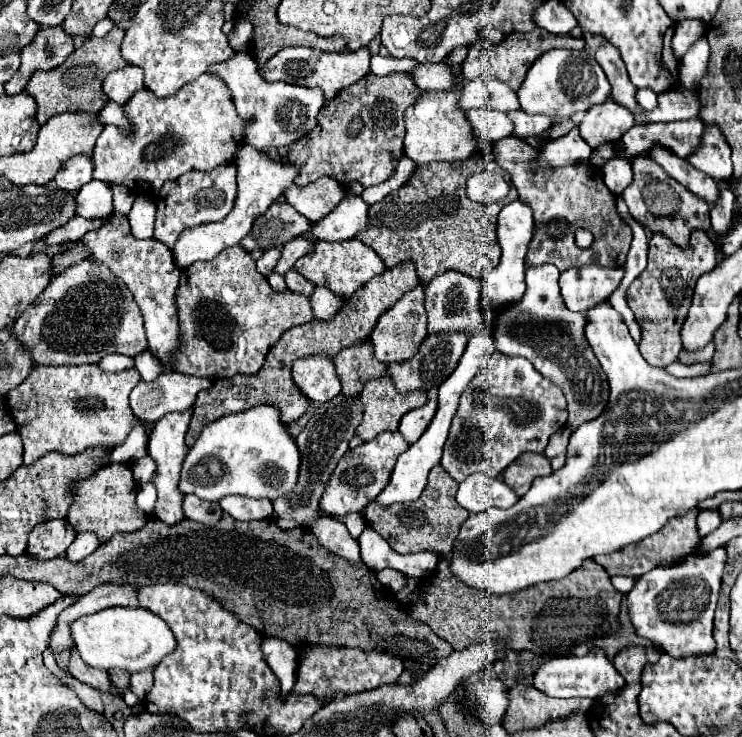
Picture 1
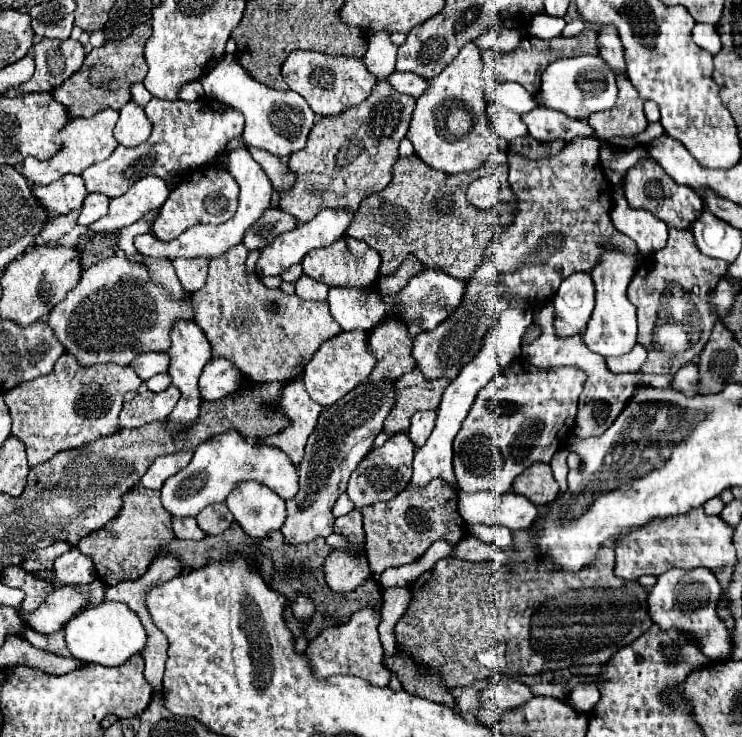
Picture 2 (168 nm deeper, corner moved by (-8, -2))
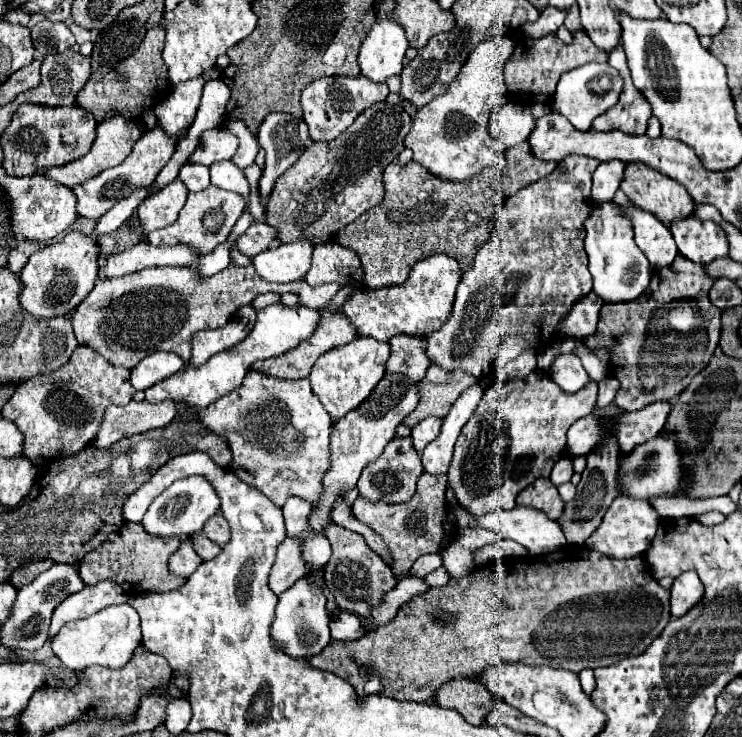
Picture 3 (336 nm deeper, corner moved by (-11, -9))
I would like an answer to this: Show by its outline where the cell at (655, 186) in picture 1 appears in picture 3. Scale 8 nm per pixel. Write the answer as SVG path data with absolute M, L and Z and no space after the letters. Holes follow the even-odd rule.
M631 162L625 168L625 178L621 182L621 190L627 194L627 198L631 200L631 204L643 208L645 212L651 212L655 216L659 216L661 222L675 222L675 220L683 220L689 218L695 210L695 202L689 196L689 192L685 188L681 188L675 180L667 178L665 174L649 168L647 164L641 162Z

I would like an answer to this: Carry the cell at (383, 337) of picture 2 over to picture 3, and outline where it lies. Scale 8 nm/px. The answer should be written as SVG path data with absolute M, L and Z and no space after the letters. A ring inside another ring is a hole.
M399 334L389 340L389 346L391 346L391 356L387 360L387 372L405 374L413 382L423 380L431 364L429 358L425 356L425 338Z

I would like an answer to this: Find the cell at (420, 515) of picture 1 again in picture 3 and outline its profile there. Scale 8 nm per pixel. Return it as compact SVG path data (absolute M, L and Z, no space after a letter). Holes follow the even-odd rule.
M423 472L419 476L415 496L403 504L369 502L361 496L355 500L353 504L355 518L367 524L369 528L375 528L375 532L383 536L383 542L387 544L387 550L391 552L391 572L395 574L395 578L407 576L413 562L419 556L441 552L445 546L449 546L459 536L457 526L449 522L447 518L449 508L445 500L445 488L447 488L447 476L431 476Z

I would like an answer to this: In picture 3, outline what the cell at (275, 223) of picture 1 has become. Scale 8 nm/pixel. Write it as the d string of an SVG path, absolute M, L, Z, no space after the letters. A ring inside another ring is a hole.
M253 222L239 238L237 238L237 248L241 254L253 258L259 252L267 250L273 246L277 240L277 228L269 226L267 222Z

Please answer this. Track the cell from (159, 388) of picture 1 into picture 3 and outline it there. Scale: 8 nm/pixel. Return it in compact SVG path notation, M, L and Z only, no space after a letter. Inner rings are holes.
M175 400L159 404L151 402L129 402L127 406L111 406L105 412L105 420L93 442L97 448L111 448L121 438L147 432L151 428L167 426L177 414Z

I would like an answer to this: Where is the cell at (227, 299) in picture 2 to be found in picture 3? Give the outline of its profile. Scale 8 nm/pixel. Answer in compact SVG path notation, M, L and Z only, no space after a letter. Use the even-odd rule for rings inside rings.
M323 310L321 312L321 318L319 318L319 328L315 328L315 332L307 338L307 340L301 340L291 352L285 352L283 356L277 356L277 358L267 358L267 360L257 360L251 370L257 370L257 372L263 372L265 376L275 376L275 378L281 378L281 380L301 380L301 378L307 378L315 360L337 348L337 346L343 346L343 344L349 344L351 340L357 338L357 332L355 328L351 328L349 320L339 314L339 312L331 312L331 310Z

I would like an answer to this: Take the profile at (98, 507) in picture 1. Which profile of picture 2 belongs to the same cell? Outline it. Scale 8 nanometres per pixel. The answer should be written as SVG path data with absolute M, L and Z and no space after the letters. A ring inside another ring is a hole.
M144 487L128 491L124 495L124 509L120 515L114 517L114 521L110 521L104 529L92 533L92 537L84 537L84 541L78 543L78 551L92 559L96 573L106 587L114 587L122 581L136 581L142 577L156 555L172 541L172 517L160 509L158 495L158 491Z

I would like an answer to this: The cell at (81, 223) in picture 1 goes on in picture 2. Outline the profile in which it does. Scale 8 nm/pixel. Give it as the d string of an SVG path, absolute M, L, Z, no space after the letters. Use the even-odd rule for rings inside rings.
M142 177L128 189L128 193L112 199L108 215L92 223L90 229L94 233L114 233L138 221L144 213L162 207L166 199L168 189L162 177Z

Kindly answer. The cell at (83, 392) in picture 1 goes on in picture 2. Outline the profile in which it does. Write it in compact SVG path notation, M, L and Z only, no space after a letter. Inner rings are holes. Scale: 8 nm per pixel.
M64 353L50 375L20 383L2 395L12 415L12 435L26 445L28 463L44 463L60 451L76 449L84 443L108 437L118 431L118 413L124 395L140 387L140 379L132 367L116 363L82 367L74 355Z

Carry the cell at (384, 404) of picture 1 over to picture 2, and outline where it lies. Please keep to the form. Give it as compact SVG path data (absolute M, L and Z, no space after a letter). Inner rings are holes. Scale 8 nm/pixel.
M414 369L398 379L396 383L396 405L384 423L388 433L406 433L410 427L410 417L422 409L438 409L444 389L450 379L440 377L428 381L420 369Z

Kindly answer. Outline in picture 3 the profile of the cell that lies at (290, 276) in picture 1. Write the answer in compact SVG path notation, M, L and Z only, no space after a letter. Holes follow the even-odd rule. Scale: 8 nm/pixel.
M231 262L225 270L205 278L203 282L191 268L147 268L147 270L139 270L139 272L127 274L127 276L115 278L115 280L111 280L111 278L97 280L93 290L87 294L87 298L75 308L75 312L71 316L71 324L75 330L77 342L81 346L89 346L91 350L99 352L113 366L125 366L131 370L145 356L159 352L159 350L175 352L187 362L191 356L191 336L195 332L225 326L241 306L251 304L253 298L263 292L279 292L279 294L295 292L303 306L321 310L331 302L331 298L337 294L339 288L341 288L339 284L325 284L325 286L313 288L305 280L297 280L297 282L289 282L289 284L269 284L255 272L253 264L243 268L243 266L237 266Z

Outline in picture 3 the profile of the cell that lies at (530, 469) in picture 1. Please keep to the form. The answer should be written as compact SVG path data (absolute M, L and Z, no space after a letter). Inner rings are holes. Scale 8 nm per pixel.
M539 478L535 484L527 486L517 496L519 506L531 506L545 512L551 520L559 520L563 512L563 500L557 492L557 486L549 478Z

